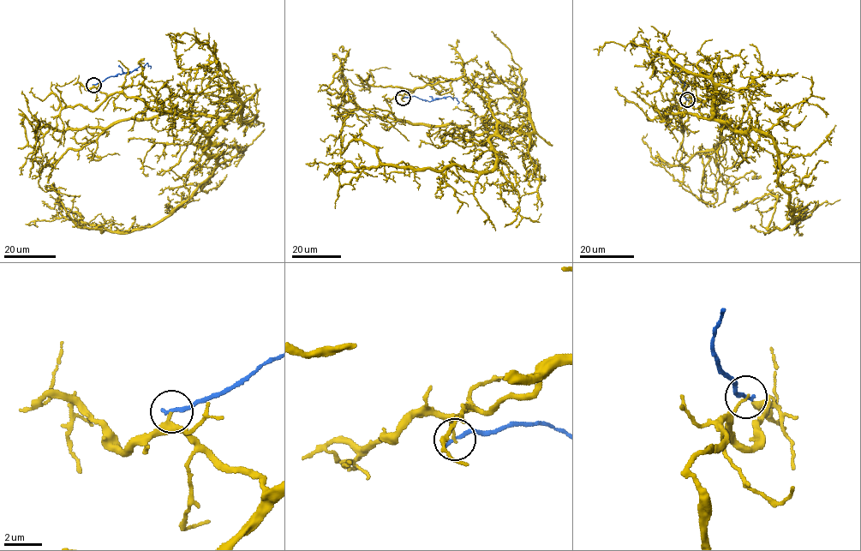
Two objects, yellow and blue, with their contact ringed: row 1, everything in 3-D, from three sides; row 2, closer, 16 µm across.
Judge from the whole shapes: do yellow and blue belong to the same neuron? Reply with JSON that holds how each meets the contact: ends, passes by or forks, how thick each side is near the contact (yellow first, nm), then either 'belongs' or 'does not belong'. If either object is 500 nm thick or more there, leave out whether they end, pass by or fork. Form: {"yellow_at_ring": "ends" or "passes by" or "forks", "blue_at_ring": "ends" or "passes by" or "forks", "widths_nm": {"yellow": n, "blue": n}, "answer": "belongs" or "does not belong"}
{"yellow_at_ring": "ends", "blue_at_ring": "ends", "widths_nm": {"yellow": 130, "blue": 240}, "answer": "does not belong"}

